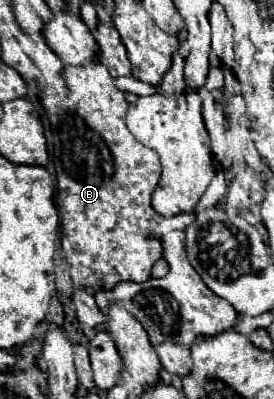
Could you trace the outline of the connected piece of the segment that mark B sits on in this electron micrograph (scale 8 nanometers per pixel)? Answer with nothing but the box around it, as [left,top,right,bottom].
[42,61,195,289]

